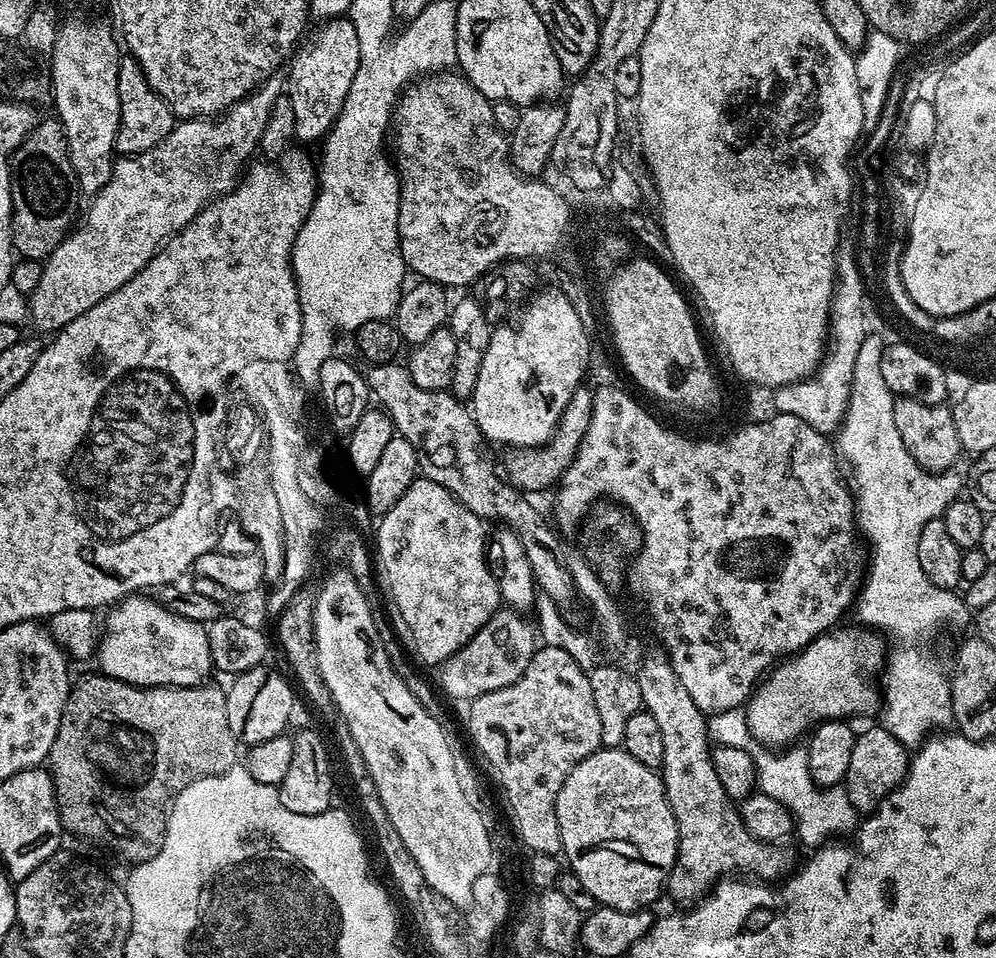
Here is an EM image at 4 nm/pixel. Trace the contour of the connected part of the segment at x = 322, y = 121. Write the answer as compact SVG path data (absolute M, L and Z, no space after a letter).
M333 16L332 19L323 21L319 27L312 37L309 35L295 49L287 65L286 95L290 106L294 106L297 141L323 141L333 122L340 116L346 94L350 94L350 82L354 82L354 74L358 74L360 65L358 30L354 30L354 22L344 16Z

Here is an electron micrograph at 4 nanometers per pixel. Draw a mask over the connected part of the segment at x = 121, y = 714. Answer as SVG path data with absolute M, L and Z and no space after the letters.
M95 674L96 676L84 676L73 683L68 701L62 714L62 722L58 726L58 734L54 738L54 746L50 750L47 763L50 765L52 785L56 791L56 808L60 812L60 826L65 833L73 832L84 840L93 840L96 844L105 844L113 848L124 860L129 860L129 865L135 866L154 858L158 850L162 850L162 842L168 825L168 814L176 796L186 786L190 786L196 780L207 776L219 776L228 769L237 767L236 748L238 741L230 730L230 722L226 718L226 702L228 701L225 689L215 688L212 682L195 684L194 686L182 686L181 688L140 688L136 684L127 684L116 680L112 676Z

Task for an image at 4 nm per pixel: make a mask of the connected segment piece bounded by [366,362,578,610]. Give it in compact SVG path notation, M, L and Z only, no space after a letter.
M403 363L373 364L367 370L369 372L366 372L366 379L375 403L388 413L392 420L393 429L399 436L406 438L406 442L410 442L410 446L414 446L416 462L423 479L438 482L438 486L450 490L450 494L454 494L454 498L458 498L458 502L462 502L462 506L466 506L466 510L473 512L480 520L485 522L497 520L495 522L497 525L509 528L522 542L522 550L526 550L526 559L530 562L530 570L536 575L537 589L543 595L550 597L557 608L567 609L567 604L572 599L575 601L578 593L567 563L563 559L559 560L544 545L551 542L553 529L551 527L548 529L540 521L535 506L528 501L531 499L525 493L521 492L519 488L515 488L513 484L508 483L501 473L500 476L496 473L495 466L488 461L487 454L480 449L480 444L482 445L480 428L476 425L476 420L472 417L471 411L465 405L463 408L460 405L463 403L453 396L451 391L435 392L434 390L422 390L422 386L414 386L407 367Z

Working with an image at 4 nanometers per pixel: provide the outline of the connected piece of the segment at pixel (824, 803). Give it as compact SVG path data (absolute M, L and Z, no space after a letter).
M792 746L787 750L760 750L755 753L756 761L756 783L759 791L764 792L770 798L774 798L774 802L782 802L782 806L786 806L786 810L792 813L794 821L794 832L804 844L809 844L809 849L815 850L827 843L830 838L836 838L839 832L851 833L859 825L860 813L850 802L847 791L843 787L819 788L810 778L810 770L808 769L808 749L804 746Z

